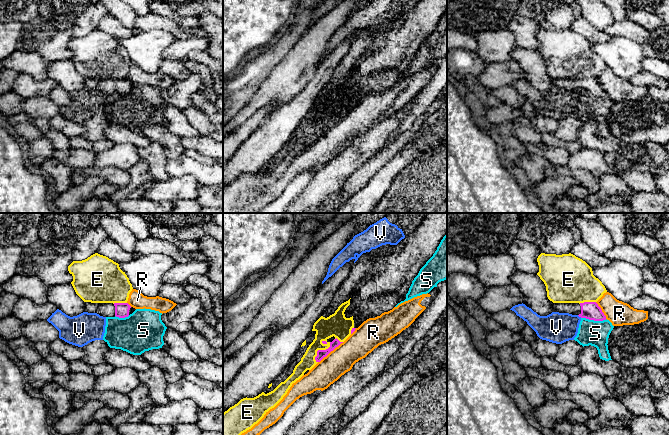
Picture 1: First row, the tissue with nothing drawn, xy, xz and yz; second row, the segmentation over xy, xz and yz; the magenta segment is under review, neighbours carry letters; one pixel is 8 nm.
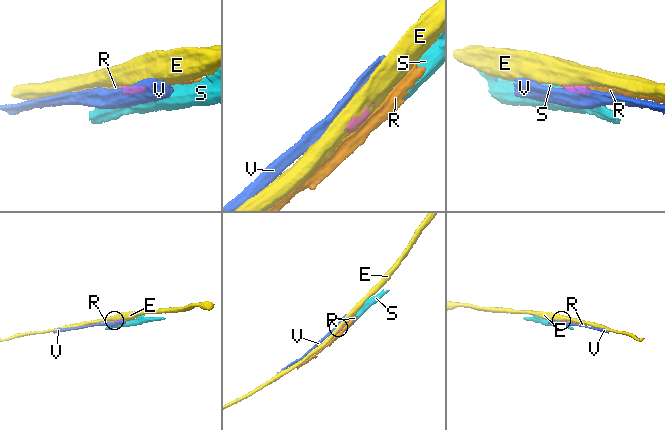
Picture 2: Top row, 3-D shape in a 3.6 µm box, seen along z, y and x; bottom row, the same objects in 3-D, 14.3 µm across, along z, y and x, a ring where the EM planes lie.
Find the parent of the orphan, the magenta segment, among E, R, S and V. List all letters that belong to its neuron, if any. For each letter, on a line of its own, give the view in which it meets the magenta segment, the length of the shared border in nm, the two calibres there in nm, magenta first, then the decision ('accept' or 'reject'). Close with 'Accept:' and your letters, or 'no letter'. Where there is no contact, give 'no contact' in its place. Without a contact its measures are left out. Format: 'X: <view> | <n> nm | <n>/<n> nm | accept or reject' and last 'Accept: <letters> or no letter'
E: xz | 200 nm | 70/190 nm | reject
R: xz | 260 nm | 70/220 nm | reject
S: yz | 200 nm | 140/200 nm | reject
V: yz | 40 nm | 140/240 nm | reject
Accept: no letter

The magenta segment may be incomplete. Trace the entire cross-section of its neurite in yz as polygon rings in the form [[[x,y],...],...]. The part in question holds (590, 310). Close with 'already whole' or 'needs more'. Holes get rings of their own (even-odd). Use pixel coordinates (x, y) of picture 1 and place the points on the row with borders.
[[[596,302],[584,303],[554,303],[553,311],[559,313],[569,313],[578,315],[581,318],[586,318],[594,321],[606,320],[606,316]]] | needs more

